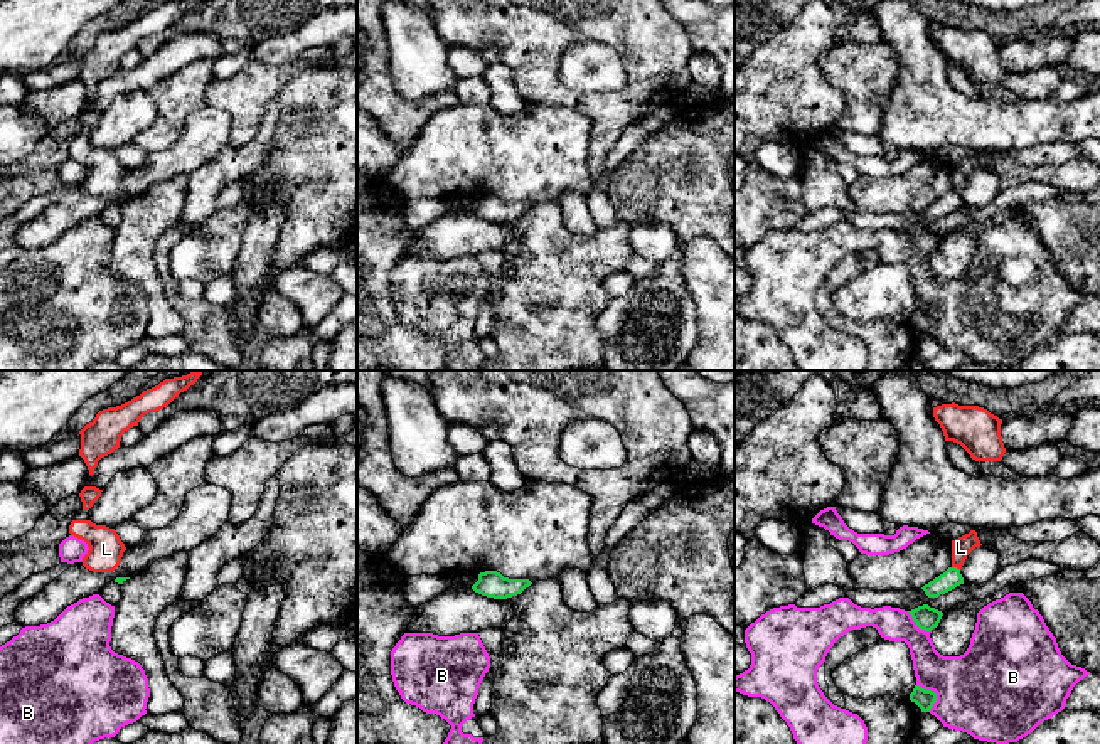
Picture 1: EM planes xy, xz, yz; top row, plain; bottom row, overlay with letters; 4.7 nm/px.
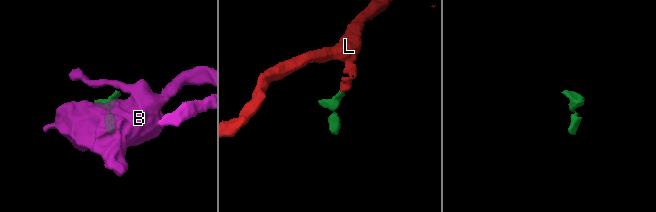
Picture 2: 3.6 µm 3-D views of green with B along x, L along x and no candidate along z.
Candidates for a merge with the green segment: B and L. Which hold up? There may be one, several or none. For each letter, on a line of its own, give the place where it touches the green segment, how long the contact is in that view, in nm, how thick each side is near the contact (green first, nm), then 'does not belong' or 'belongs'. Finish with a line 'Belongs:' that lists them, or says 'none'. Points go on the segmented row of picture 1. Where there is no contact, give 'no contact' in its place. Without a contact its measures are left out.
B: contact yz (935, 694); length 150 nm; calibres 90 and 440 nm; does not belong
L: contact yz (955, 568); length 40 nm; calibres 90 and 100 nm; belongs
Belongs: L

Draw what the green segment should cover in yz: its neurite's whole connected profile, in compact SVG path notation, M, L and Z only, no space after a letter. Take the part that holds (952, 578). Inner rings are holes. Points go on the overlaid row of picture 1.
M970 530L969 534L952 540L952 566L925 584L921 589L928 598L938 598L940 594L945 594L957 586L964 584L964 577L960 574L960 569L967 559L967 555L975 549L980 547L980 540L977 537L975 530Z

